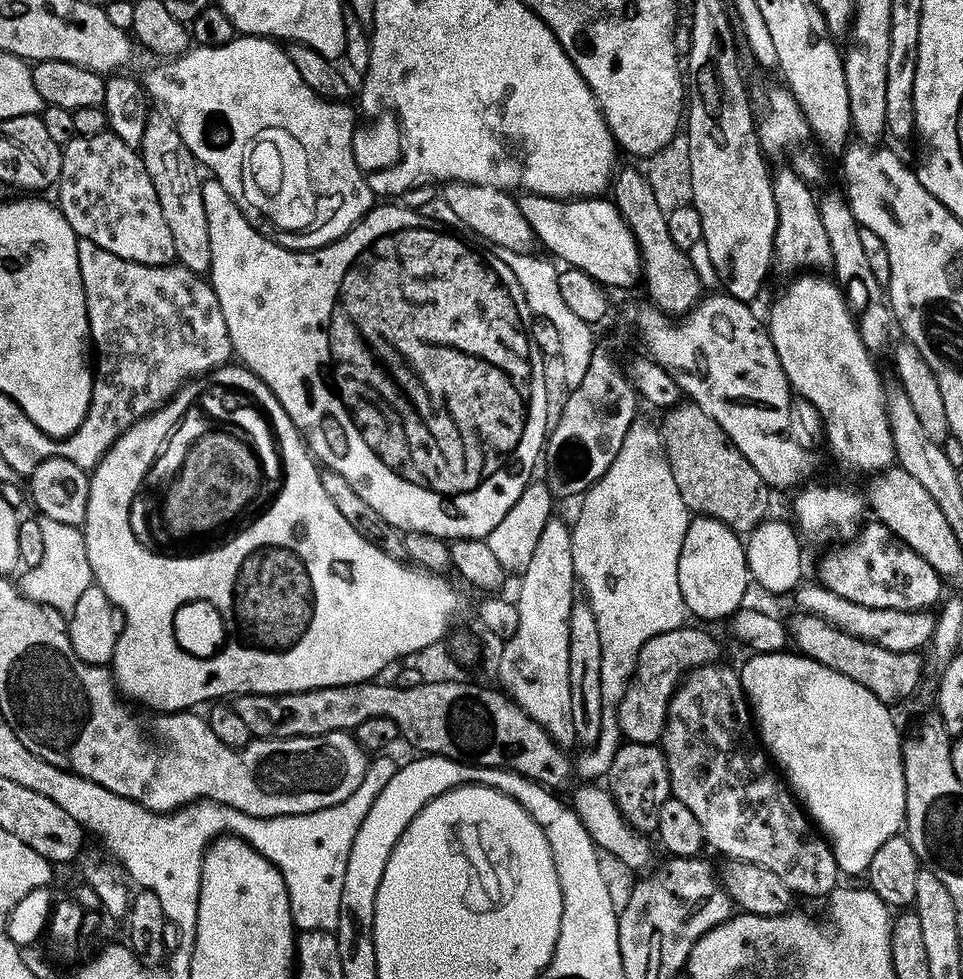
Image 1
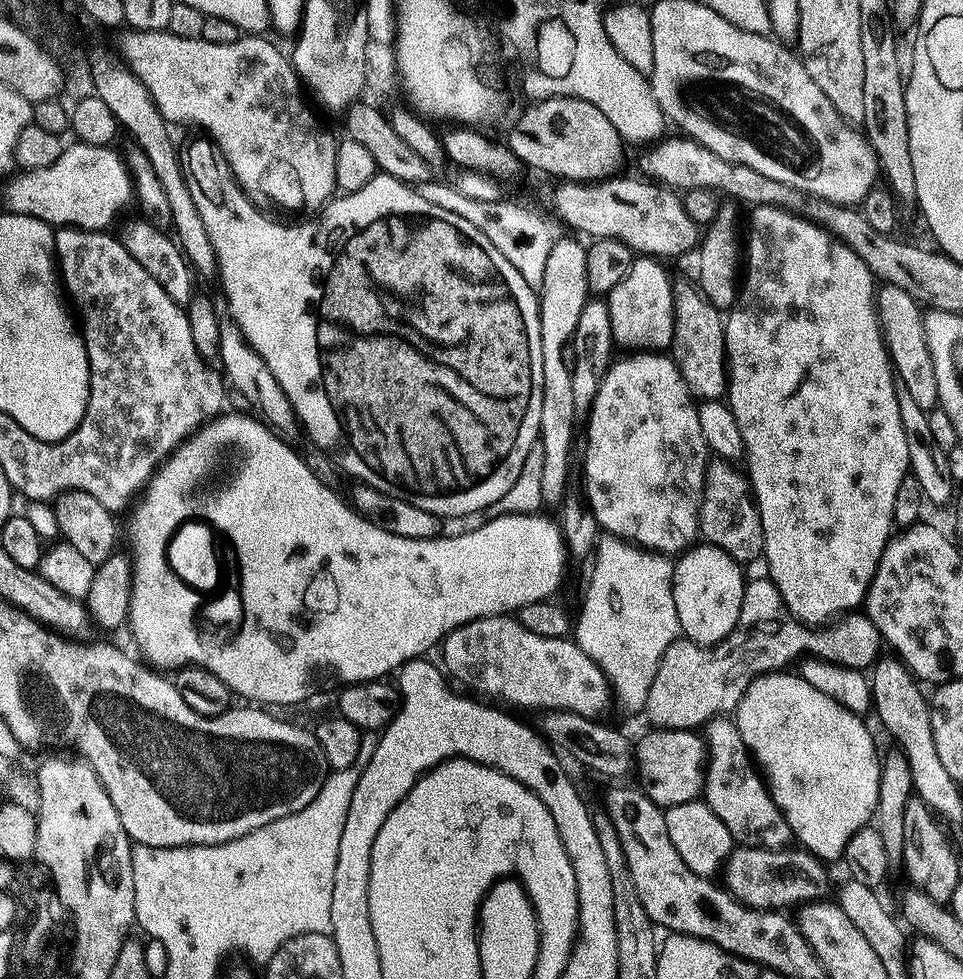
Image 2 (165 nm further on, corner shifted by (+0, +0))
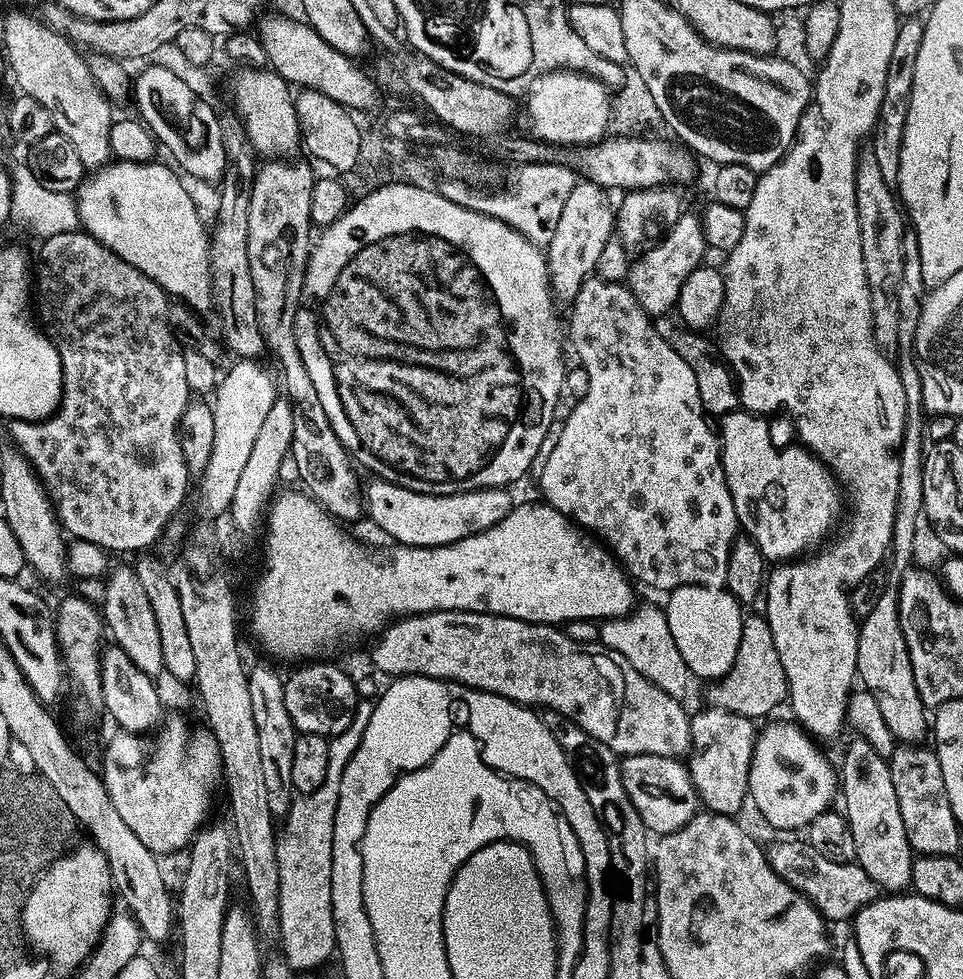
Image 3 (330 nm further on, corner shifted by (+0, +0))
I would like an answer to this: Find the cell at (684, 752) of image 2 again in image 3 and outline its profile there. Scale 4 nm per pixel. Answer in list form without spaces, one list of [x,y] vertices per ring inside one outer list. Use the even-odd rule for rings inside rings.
[[[705,707],[705,712],[692,716],[692,750],[686,760],[687,770],[700,797],[701,805],[709,812],[717,812],[719,816],[739,817],[744,803],[750,800],[750,770],[756,749],[758,735],[757,721],[742,718],[742,714],[730,714],[724,708]]]

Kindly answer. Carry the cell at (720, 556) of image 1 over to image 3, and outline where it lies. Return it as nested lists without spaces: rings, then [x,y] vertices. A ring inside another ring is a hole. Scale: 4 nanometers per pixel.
[[[698,586],[679,588],[677,592],[671,593],[667,600],[666,611],[670,622],[670,634],[674,634],[674,642],[678,642],[678,650],[686,662],[689,673],[695,679],[697,676],[700,680],[708,680],[707,682],[723,680],[730,674],[738,658],[738,650],[742,646],[746,612],[740,601],[735,600],[724,588],[699,588]]]

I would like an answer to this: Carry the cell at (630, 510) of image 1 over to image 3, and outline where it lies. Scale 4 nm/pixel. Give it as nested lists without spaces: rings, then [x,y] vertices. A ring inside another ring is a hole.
[[[663,607],[640,608],[620,617],[619,620],[610,620],[598,636],[599,643],[612,652],[622,654],[642,678],[646,678],[658,690],[670,694],[670,698],[681,702],[688,702],[692,696],[692,688],[688,685],[690,673],[682,654],[678,650],[678,642],[674,642],[674,634],[670,634],[668,613]]]

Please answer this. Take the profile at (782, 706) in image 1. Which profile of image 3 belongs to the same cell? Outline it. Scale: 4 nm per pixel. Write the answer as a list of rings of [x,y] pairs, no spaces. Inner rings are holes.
[[[772,724],[761,731],[756,738],[756,749],[750,770],[751,803],[756,803],[758,811],[772,828],[784,832],[780,834],[796,834],[807,829],[824,812],[837,803],[841,791],[841,777],[838,768],[832,765],[820,753],[821,745],[809,736],[799,724]]]

